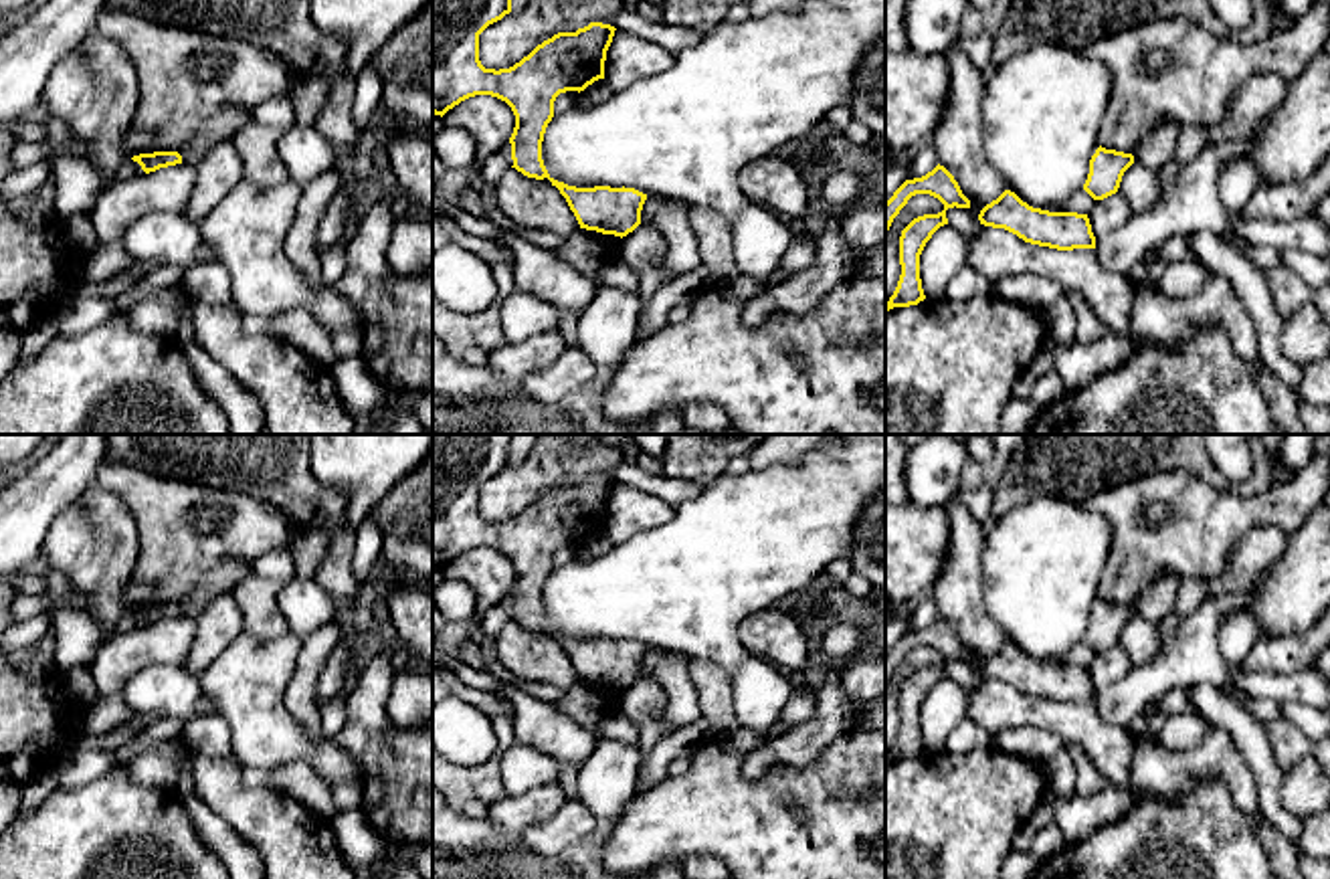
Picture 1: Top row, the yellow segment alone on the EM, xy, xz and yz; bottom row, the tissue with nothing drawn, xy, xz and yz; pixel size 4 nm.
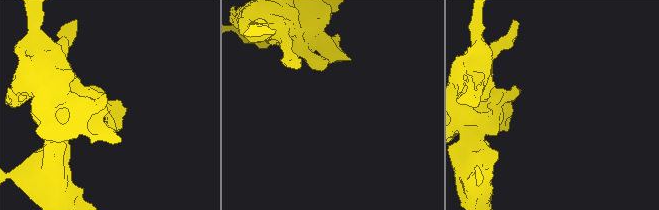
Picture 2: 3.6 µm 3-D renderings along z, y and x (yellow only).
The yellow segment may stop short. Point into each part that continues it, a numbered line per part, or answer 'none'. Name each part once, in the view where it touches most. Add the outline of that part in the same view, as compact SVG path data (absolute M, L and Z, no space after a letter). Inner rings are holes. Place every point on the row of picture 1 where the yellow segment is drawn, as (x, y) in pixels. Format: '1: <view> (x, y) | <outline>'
none

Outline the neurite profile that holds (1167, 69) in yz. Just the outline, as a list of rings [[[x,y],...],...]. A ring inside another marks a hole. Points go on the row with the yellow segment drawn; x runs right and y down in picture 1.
[[[1316,2],[1292,28],[1251,44],[1219,38],[1189,18],[1160,18],[1096,40],[1083,55],[1104,63],[1114,77],[1098,141],[1106,150],[1130,154],[1162,119],[1180,127],[1211,127],[1225,119],[1229,101],[1247,79],[1261,73],[1296,79],[1322,53],[1328,36],[1330,4]]]

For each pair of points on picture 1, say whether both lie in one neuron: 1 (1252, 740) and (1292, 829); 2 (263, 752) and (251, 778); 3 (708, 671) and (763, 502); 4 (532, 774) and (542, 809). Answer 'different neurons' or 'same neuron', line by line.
1: same neuron
2: different neurons
3: different neurons
4: different neurons

